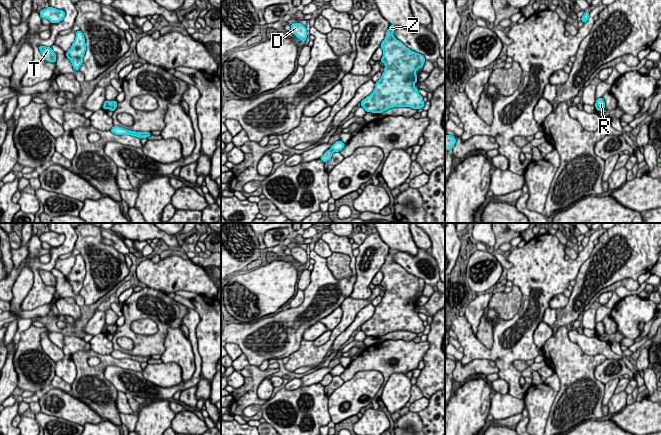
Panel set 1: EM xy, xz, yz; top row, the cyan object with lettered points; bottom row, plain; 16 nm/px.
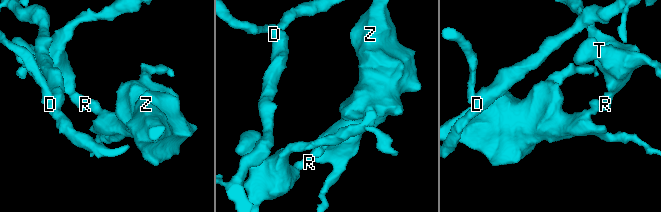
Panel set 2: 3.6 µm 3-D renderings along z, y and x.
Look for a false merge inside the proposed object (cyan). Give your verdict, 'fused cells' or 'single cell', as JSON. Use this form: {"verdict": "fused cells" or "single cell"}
{"verdict": "fused cells"}

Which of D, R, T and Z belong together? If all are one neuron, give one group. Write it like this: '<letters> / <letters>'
D Z / R T

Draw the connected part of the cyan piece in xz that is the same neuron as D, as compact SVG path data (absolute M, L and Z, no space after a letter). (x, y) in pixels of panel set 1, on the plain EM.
M293 247L290 249L291 255L293 258L302 265L302 268L307 262L308 256L306 250L302 249L301 247Z

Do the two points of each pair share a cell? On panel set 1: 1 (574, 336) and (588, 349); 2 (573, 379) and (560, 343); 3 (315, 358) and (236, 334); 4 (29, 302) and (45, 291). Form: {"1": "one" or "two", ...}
{"1": "one", "2": "one", "3": "two", "4": "one"}

